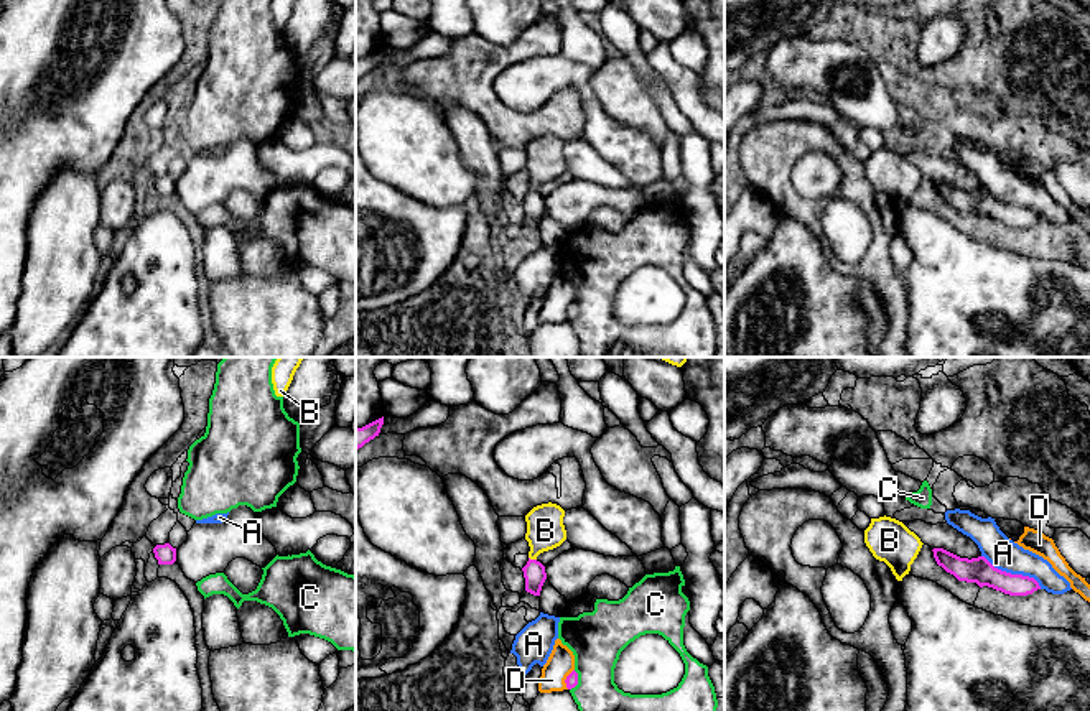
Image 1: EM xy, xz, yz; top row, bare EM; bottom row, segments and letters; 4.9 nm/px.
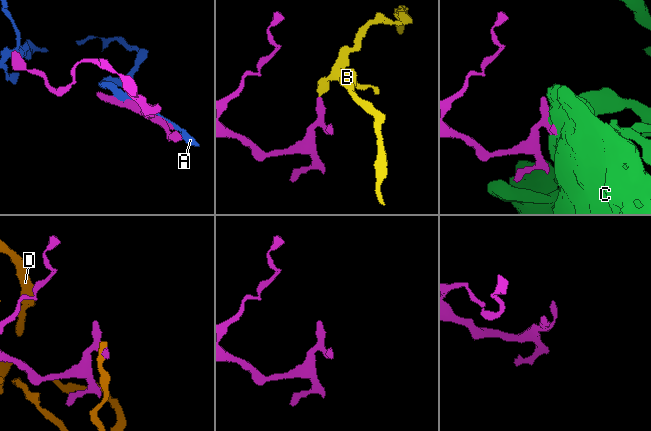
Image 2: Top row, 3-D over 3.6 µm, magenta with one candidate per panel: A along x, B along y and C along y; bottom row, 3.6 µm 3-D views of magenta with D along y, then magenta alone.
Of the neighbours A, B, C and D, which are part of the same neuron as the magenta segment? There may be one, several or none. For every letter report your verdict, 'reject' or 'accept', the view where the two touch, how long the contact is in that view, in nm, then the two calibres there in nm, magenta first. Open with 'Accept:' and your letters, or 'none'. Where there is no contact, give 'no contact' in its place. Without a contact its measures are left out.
Accept: B
A: reject; contact in yz; length 340 nm; calibres 130 and 160 nm
B: accept; contact in xz; length 40 nm; calibres 110 and 190 nm
C: reject; contact in xz; length 110 nm; calibres 60 and 300 nm
D: reject; contact in xz; length 110 nm; calibres 60 and 140 nm

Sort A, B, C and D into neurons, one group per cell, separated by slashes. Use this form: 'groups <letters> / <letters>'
groups A / B / C / D

